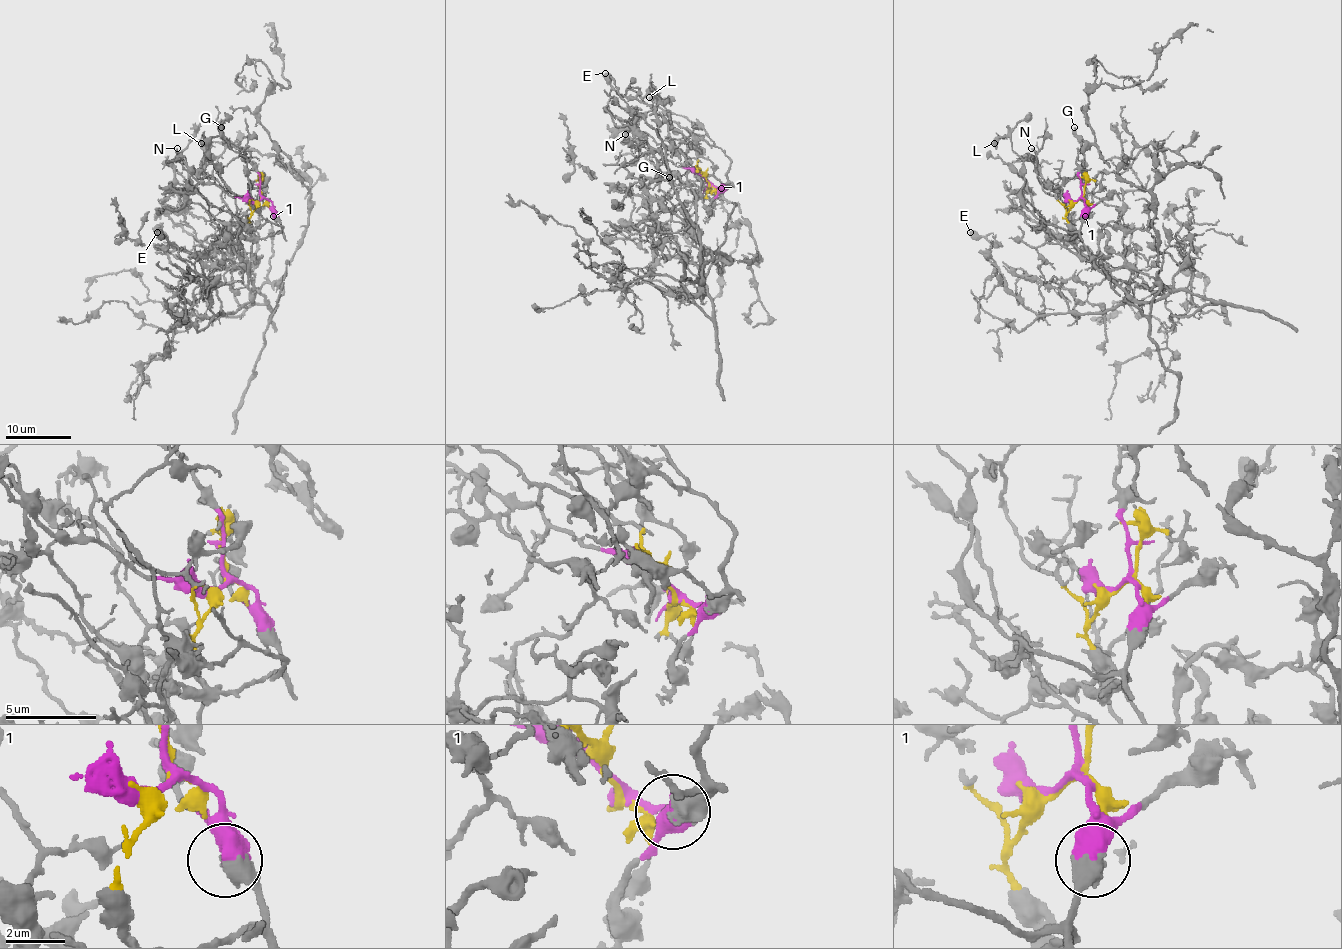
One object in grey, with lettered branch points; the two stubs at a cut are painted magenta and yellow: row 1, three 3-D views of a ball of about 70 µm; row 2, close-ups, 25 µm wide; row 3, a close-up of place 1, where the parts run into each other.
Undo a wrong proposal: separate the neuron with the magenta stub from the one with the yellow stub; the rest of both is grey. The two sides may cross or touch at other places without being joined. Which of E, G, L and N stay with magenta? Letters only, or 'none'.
G, L, N

